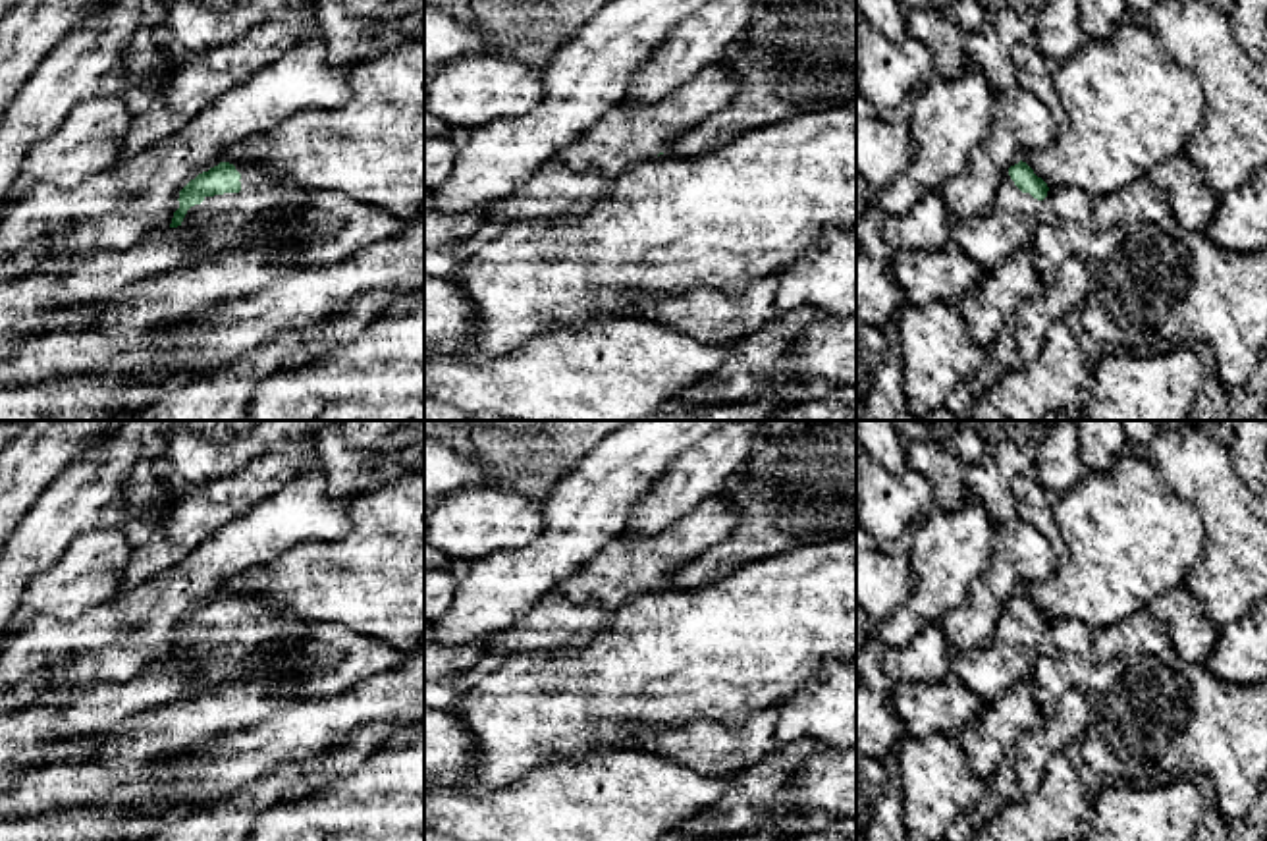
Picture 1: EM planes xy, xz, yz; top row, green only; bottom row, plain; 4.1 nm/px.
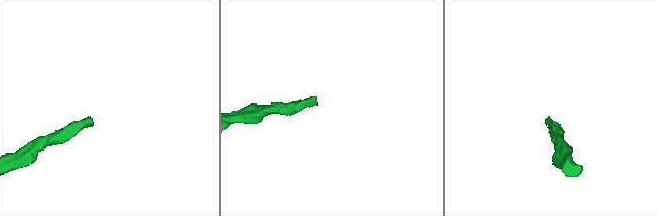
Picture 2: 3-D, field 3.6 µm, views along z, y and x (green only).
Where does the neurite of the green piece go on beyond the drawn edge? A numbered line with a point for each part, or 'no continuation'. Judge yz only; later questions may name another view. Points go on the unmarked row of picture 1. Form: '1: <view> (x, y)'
1: yz (1009, 656)

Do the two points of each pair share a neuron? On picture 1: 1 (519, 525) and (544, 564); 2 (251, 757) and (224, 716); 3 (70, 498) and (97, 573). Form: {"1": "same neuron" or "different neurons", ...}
{"1": "different neurons", "2": "different neurons", "3": "different neurons"}

